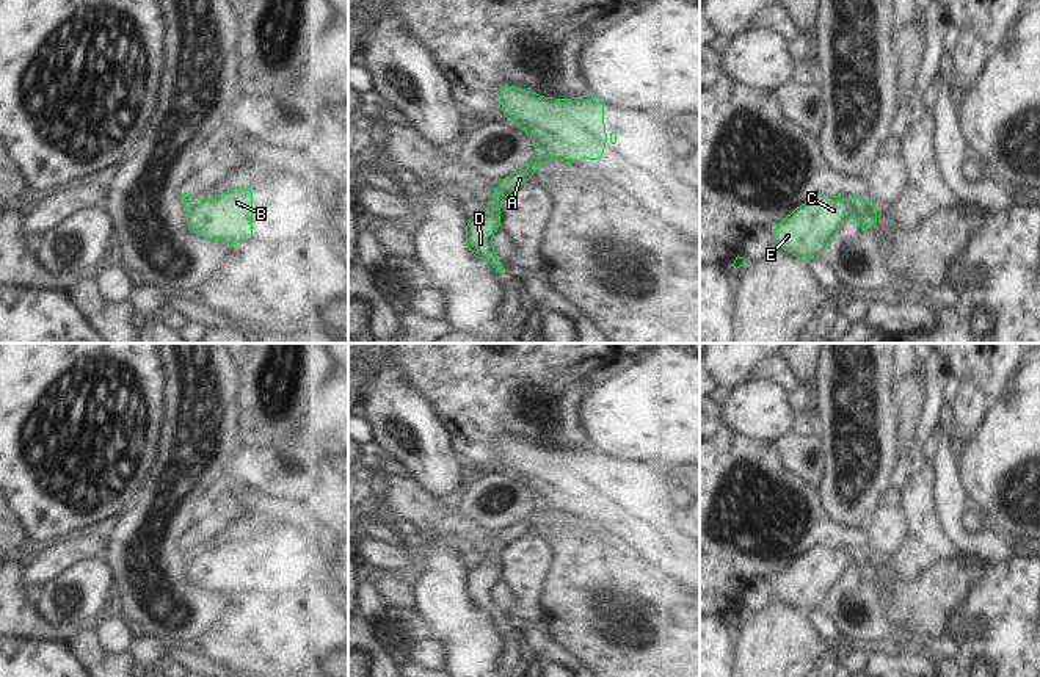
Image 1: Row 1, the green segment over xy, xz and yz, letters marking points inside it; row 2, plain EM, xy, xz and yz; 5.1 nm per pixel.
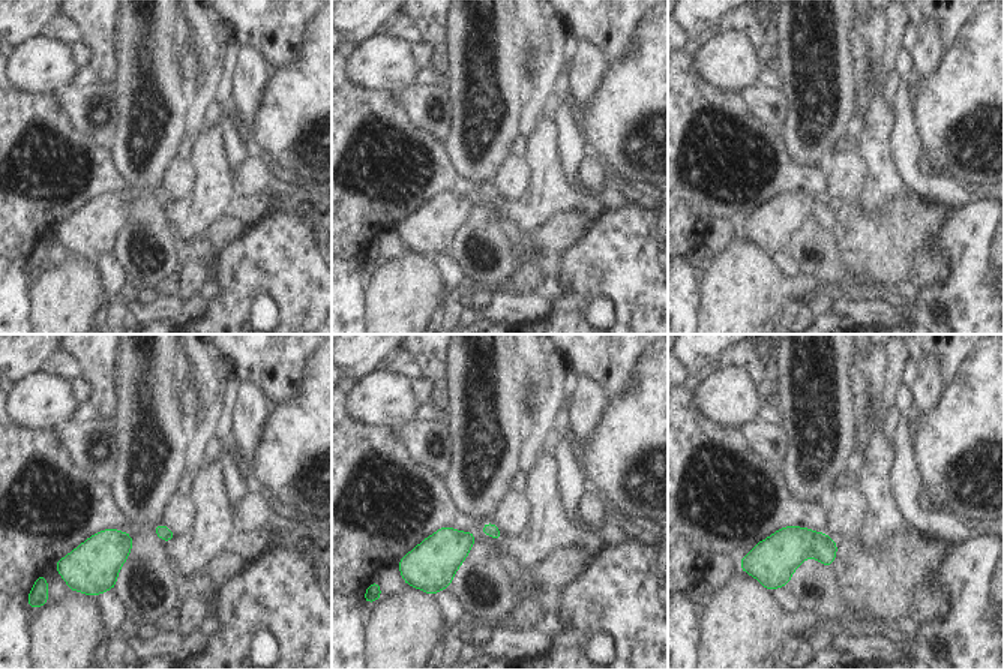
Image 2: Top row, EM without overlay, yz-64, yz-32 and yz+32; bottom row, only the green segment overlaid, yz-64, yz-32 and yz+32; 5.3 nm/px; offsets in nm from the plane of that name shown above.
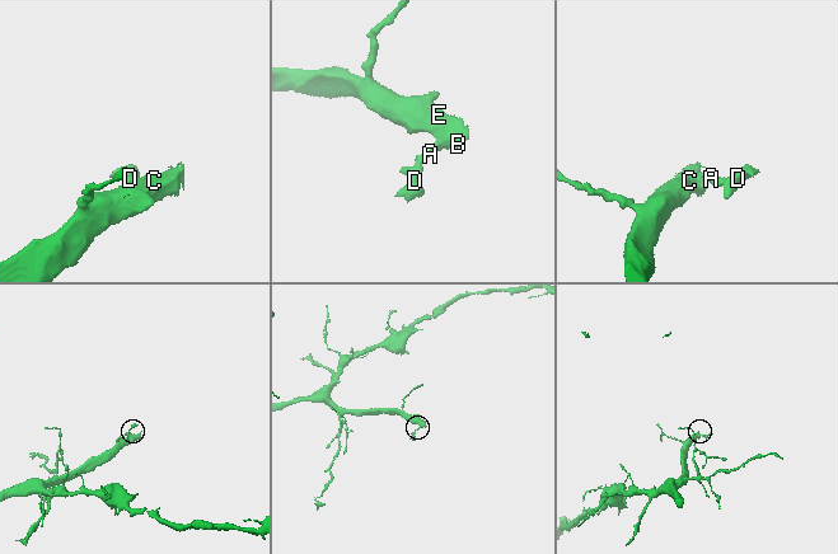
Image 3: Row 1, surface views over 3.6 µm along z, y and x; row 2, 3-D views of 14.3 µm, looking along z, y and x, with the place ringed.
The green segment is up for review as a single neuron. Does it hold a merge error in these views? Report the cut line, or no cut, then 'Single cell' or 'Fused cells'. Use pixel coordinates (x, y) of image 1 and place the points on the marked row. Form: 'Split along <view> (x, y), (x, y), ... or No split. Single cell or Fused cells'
Split along yz (854, 199), (874, 210). Fused cells.

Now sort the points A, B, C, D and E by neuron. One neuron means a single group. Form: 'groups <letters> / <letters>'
groups A D / B C E

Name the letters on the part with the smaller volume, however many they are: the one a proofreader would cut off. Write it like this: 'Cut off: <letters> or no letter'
Cut off: A, D

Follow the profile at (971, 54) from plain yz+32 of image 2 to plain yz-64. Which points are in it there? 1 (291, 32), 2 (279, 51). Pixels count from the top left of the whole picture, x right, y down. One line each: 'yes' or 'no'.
1: no
2: no

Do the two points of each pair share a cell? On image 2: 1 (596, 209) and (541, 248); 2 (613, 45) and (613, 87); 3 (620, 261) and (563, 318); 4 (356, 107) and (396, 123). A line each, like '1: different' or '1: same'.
1: different
2: different
3: same
4: same

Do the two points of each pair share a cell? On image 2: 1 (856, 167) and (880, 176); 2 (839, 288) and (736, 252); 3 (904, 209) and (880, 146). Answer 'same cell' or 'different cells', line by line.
1: different cells
2: same cell
3: different cells

